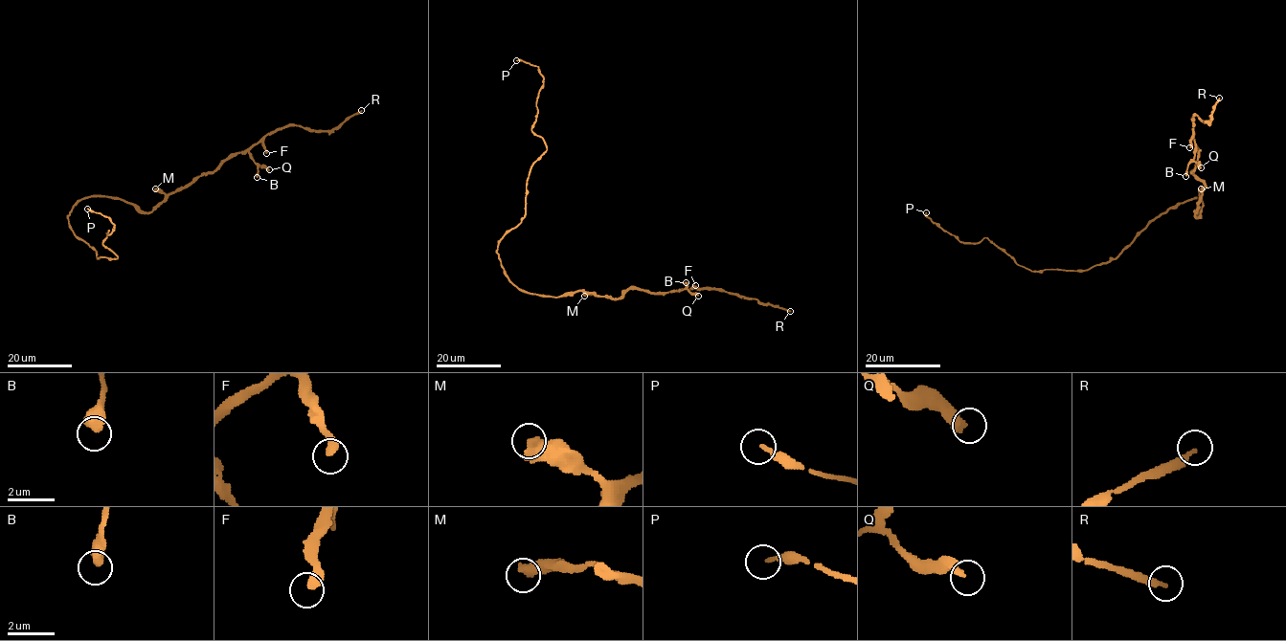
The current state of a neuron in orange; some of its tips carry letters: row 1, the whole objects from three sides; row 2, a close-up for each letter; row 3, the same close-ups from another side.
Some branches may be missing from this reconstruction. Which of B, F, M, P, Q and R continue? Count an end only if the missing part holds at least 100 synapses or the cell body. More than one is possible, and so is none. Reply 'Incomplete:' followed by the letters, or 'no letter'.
Incomplete: R

